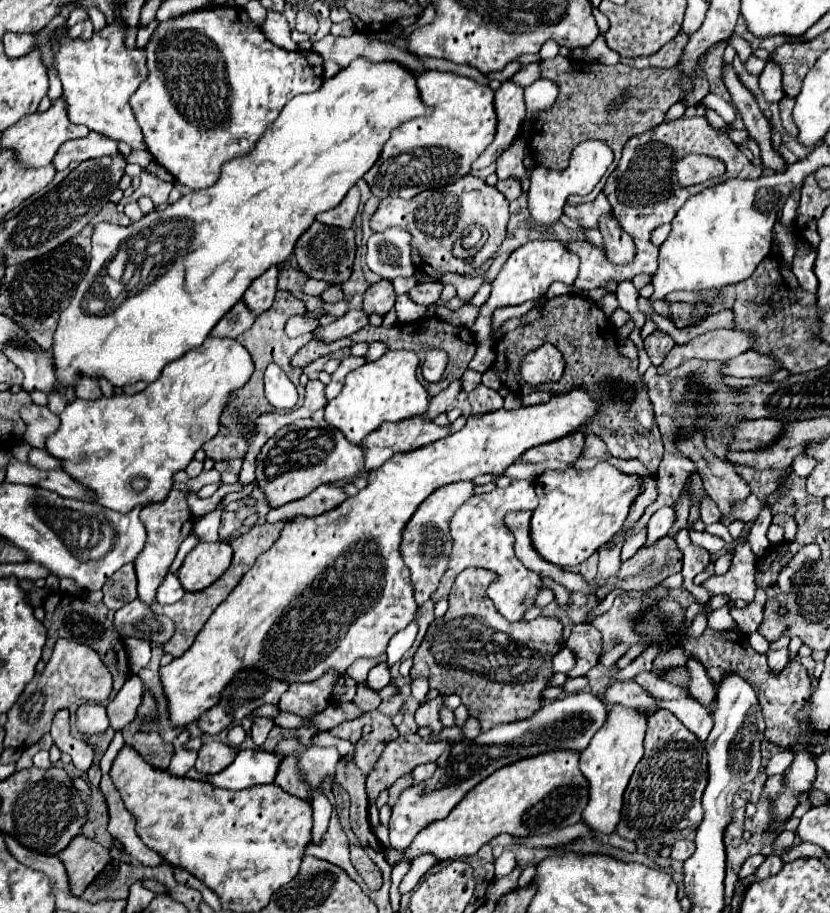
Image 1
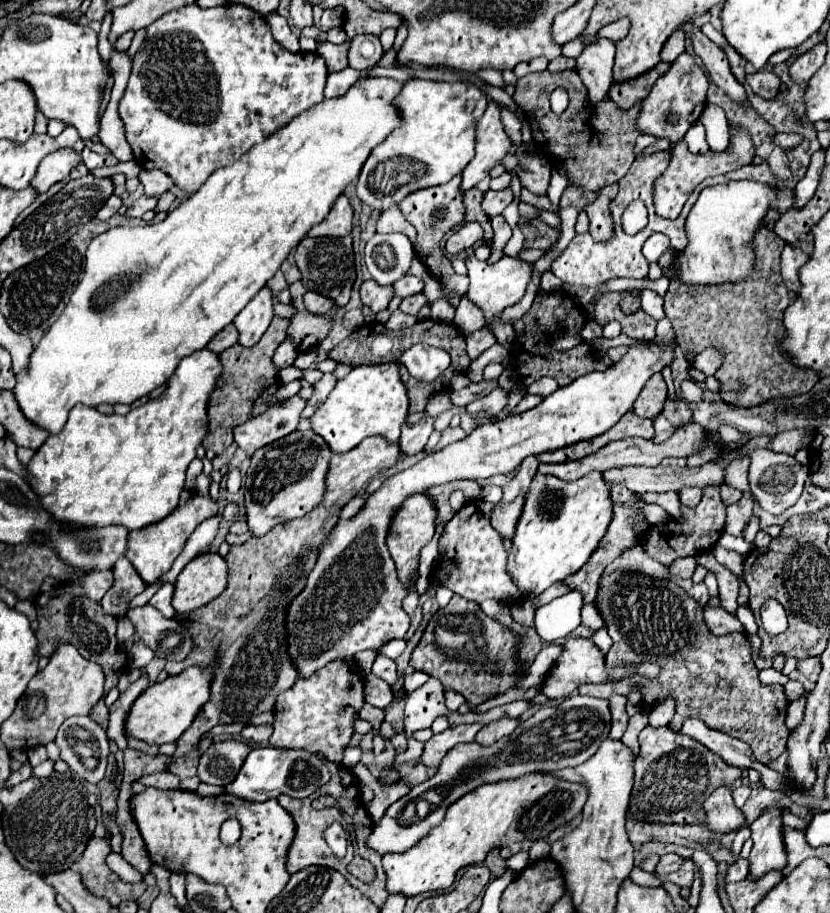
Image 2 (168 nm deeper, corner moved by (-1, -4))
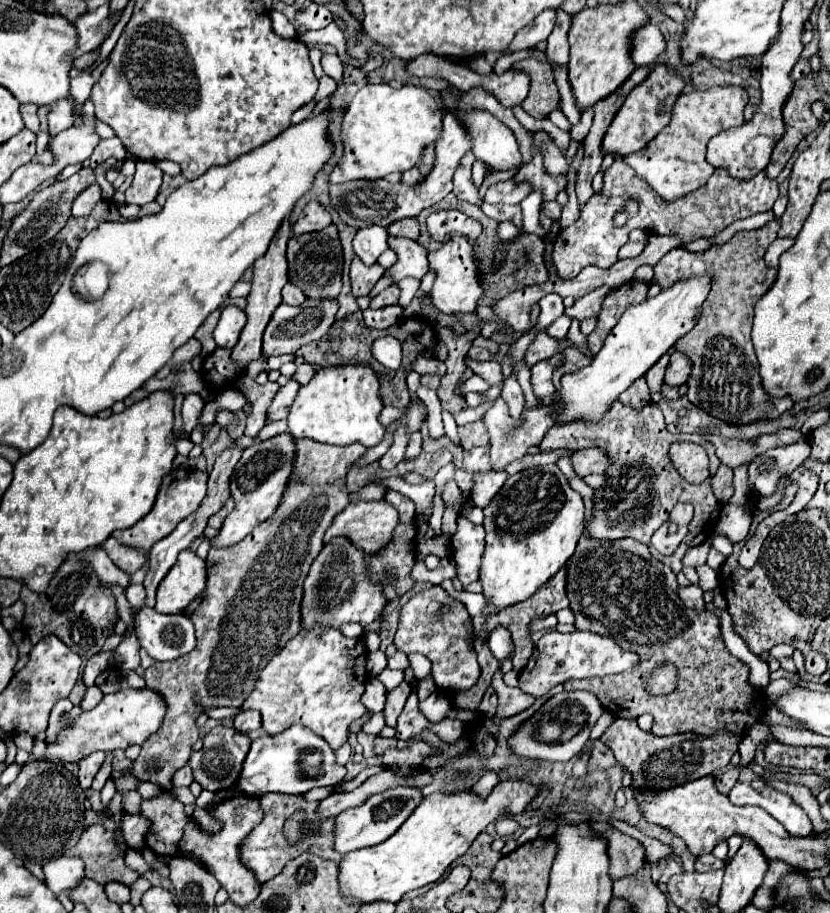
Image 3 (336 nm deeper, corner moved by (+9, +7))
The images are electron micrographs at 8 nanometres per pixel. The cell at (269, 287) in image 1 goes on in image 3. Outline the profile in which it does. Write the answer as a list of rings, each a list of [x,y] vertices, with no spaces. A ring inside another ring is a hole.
[[[225,307],[221,311],[221,319],[213,331],[213,339],[215,339],[217,347],[223,347],[223,349],[235,347],[239,333],[243,329],[243,323],[245,323],[245,315],[239,307]]]

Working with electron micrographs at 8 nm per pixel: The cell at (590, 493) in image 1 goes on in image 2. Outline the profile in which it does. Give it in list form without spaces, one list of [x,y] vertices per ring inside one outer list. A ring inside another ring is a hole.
[[[537,472],[533,476],[529,498],[525,500],[525,510],[521,514],[521,522],[517,524],[517,534],[509,552],[507,570],[511,578],[517,586],[523,586],[523,594],[541,594],[553,582],[575,574],[589,560],[605,536],[611,520],[613,500],[609,482],[605,482],[601,472],[591,472],[575,482],[565,482],[557,476]]]

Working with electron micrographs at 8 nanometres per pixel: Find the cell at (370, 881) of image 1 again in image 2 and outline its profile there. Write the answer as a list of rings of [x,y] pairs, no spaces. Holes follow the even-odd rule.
[[[359,854],[347,864],[347,870],[353,874],[353,876],[357,876],[359,880],[363,880],[365,884],[369,884],[369,882],[373,882],[373,878],[375,878],[375,870],[373,870],[373,864],[369,862],[369,860],[365,860],[365,858],[361,858]]]

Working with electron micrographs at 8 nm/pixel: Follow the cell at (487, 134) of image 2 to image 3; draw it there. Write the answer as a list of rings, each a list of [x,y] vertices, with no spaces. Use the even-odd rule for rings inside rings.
[[[447,113],[443,119],[443,133],[435,141],[435,161],[433,169],[417,183],[417,185],[391,185],[385,179],[357,179],[357,181],[347,181],[341,185],[331,185],[329,187],[329,199],[339,213],[341,221],[349,227],[363,229],[371,225],[379,227],[389,227],[395,221],[401,221],[405,217],[417,217],[423,209],[429,209],[437,201],[441,201],[445,195],[451,193],[453,189],[453,173],[461,161],[461,157],[471,149],[471,139],[467,137],[467,131],[455,115]]]

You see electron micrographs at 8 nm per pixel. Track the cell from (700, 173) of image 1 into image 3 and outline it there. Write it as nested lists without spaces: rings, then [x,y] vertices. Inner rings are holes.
[[[723,85],[723,87],[713,87],[713,89],[707,89],[707,91],[683,93],[683,95],[679,95],[679,99],[673,105],[671,123],[657,137],[653,137],[651,143],[647,143],[641,151],[625,155],[623,161],[631,169],[635,169],[635,173],[639,177],[647,179],[647,183],[659,195],[663,195],[663,199],[679,199],[679,195],[687,195],[687,193],[703,187],[707,183],[707,179],[713,175],[715,169],[705,159],[707,143],[719,131],[727,131],[731,127],[739,127],[743,123],[743,109],[745,109],[745,105],[747,105],[747,91],[743,87],[739,87],[739,85]]]

